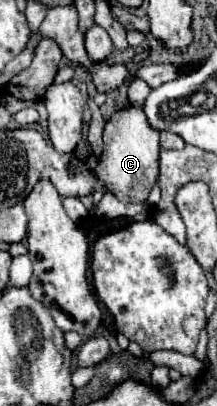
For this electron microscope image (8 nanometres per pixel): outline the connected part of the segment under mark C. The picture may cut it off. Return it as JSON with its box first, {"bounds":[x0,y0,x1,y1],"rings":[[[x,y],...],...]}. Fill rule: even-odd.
{"bounds":[96,105,160,203],"rings":[[[140,105],[118,111],[104,127],[104,151],[96,165],[96,177],[104,183],[106,191],[122,203],[146,203],[152,185],[158,179],[160,131],[152,129]]]}

